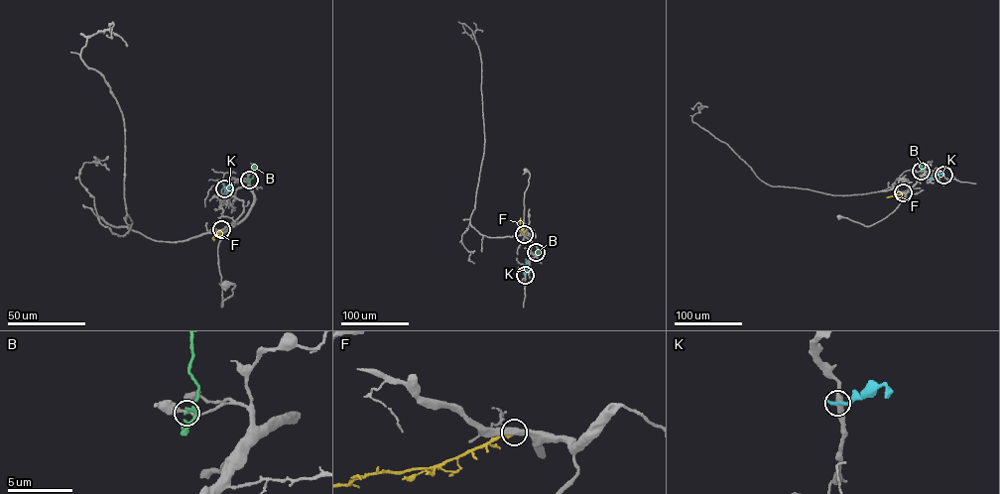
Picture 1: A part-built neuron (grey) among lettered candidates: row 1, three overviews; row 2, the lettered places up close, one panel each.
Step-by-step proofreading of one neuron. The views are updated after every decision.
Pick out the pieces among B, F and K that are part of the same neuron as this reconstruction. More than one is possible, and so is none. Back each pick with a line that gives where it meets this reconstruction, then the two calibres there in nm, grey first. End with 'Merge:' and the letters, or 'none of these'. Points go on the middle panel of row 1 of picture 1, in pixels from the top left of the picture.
Merge: none of these

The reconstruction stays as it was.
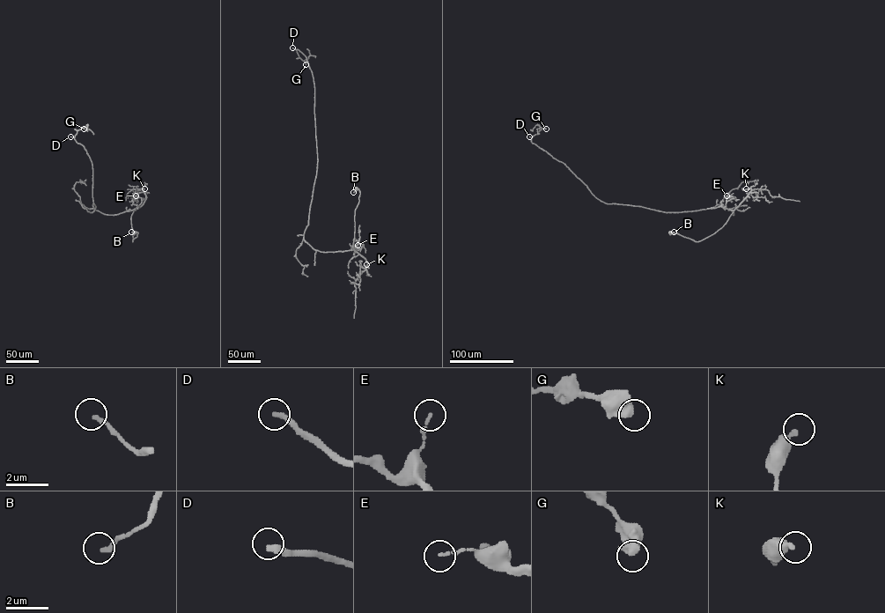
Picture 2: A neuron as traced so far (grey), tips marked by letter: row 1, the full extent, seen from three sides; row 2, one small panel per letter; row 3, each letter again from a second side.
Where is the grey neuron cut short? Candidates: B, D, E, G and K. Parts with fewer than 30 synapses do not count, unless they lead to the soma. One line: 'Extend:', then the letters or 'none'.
Extend: D

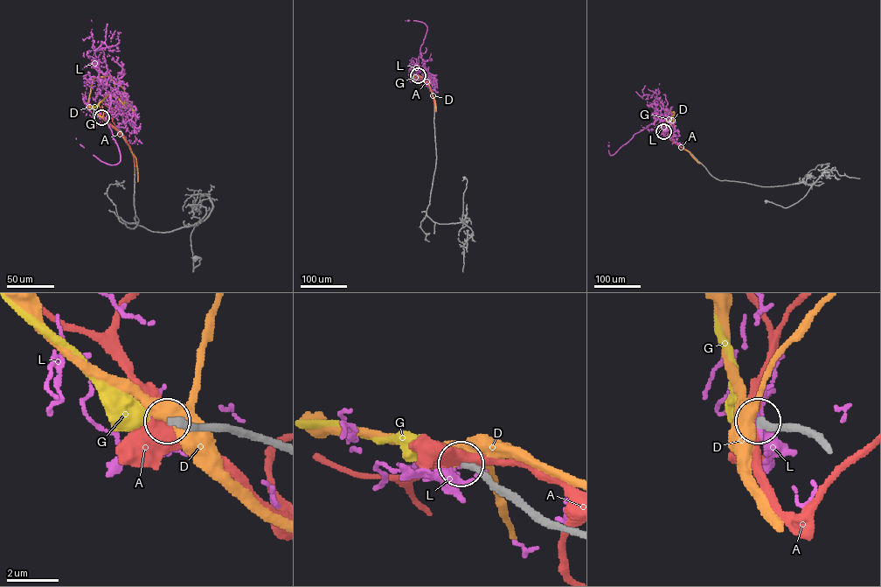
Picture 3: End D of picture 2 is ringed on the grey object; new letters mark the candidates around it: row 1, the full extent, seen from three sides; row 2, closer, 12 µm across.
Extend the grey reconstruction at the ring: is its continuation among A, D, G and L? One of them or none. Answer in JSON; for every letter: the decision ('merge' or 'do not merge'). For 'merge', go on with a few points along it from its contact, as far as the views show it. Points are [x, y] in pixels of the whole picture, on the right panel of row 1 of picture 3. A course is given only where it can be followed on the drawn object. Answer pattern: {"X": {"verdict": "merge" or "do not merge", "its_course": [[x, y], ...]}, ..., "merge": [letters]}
{"A": {"verdict": "do not merge"}, "D": {"verdict": "do not merge"}, "G": {"verdict": "merge", "its_course": [[663, 131], [663, 127], [669, 121]]}, "L": {"verdict": "do not merge"}, "merge": ["G"]}

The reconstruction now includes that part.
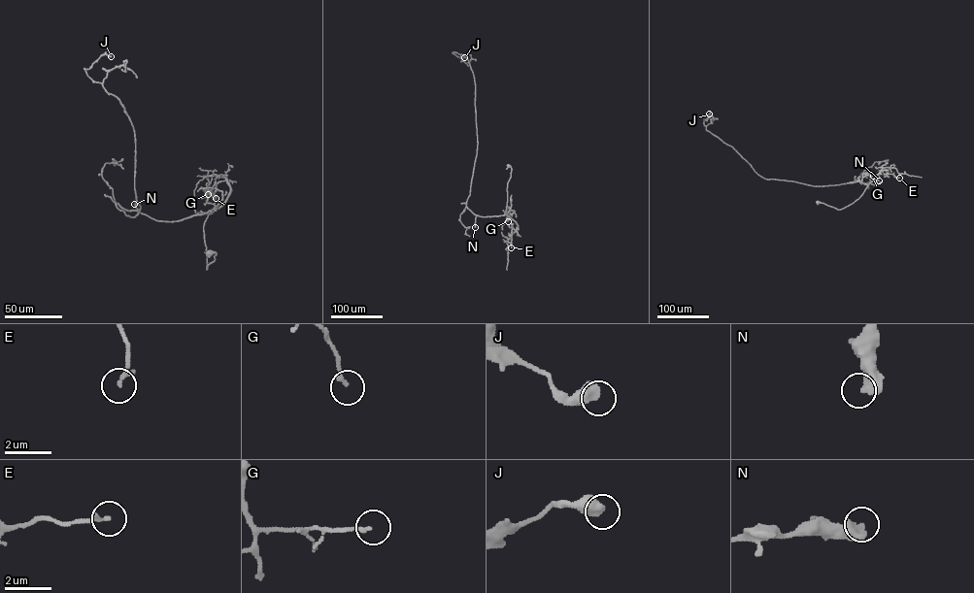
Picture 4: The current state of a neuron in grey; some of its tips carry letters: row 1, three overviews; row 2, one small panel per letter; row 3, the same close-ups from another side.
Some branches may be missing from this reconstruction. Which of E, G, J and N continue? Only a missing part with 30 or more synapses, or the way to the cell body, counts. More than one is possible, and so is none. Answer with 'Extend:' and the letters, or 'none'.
Extend: none

